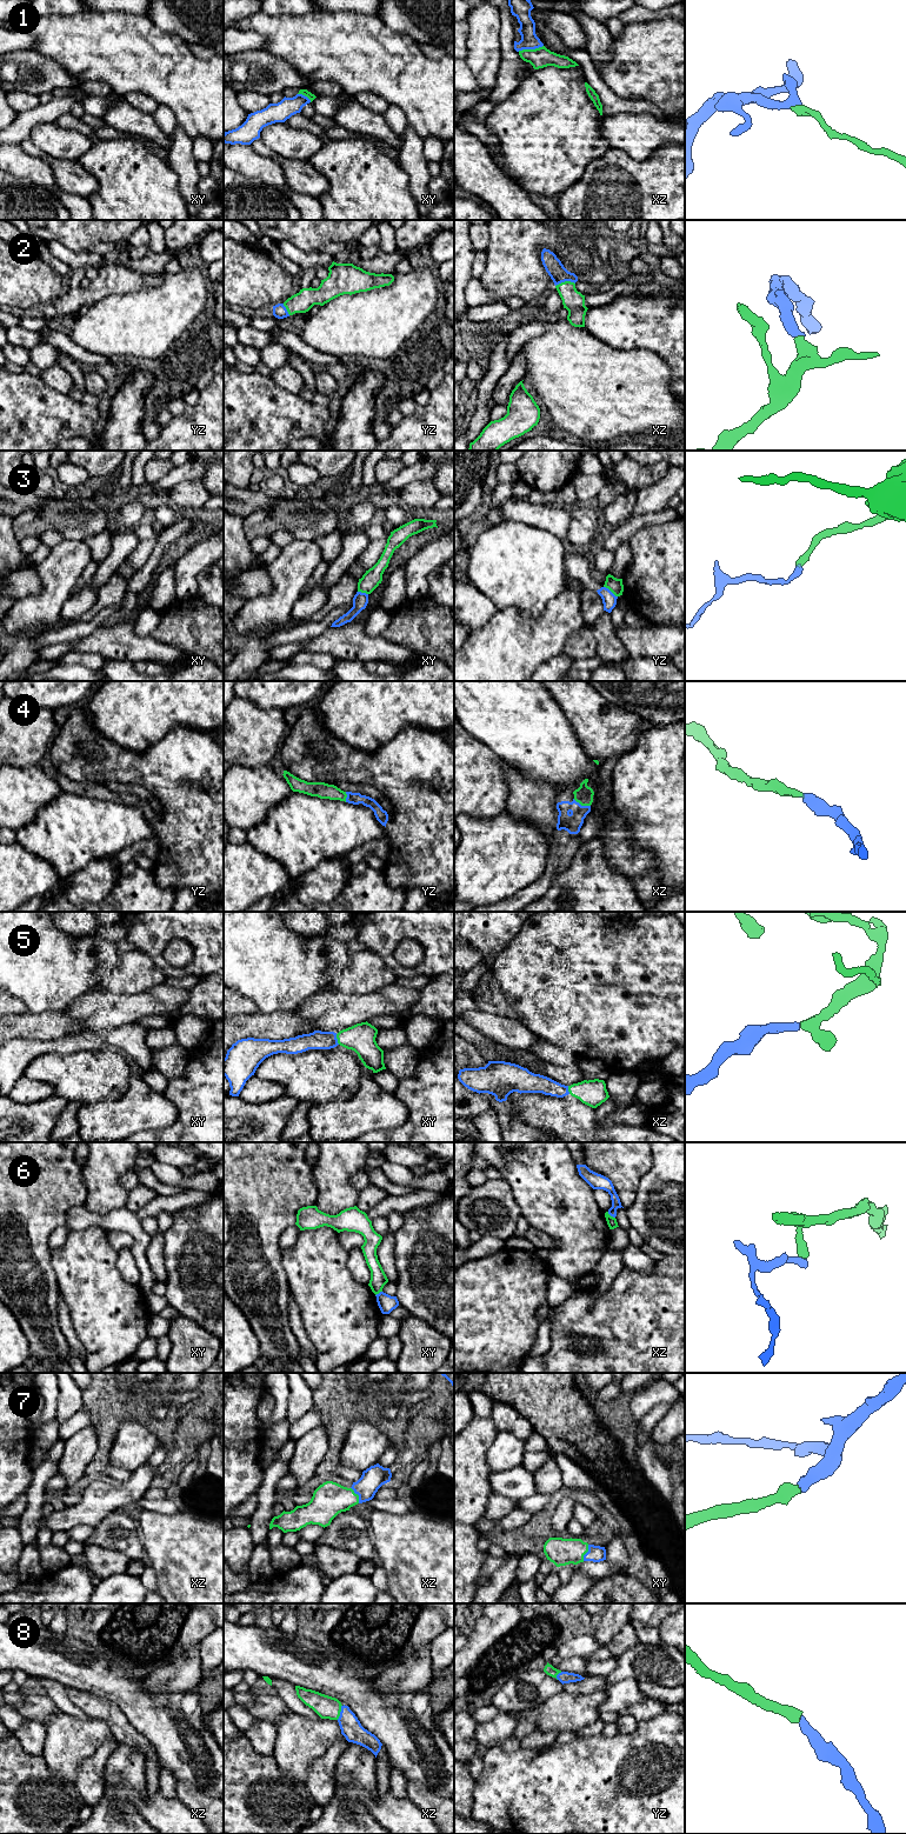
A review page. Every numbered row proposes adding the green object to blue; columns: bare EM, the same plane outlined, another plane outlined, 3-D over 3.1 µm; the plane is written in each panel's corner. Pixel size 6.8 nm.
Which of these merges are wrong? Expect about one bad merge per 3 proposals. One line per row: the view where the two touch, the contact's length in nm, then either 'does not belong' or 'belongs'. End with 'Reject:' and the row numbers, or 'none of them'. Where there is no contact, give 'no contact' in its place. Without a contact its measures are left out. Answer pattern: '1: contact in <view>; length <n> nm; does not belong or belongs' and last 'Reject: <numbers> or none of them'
1: contact in xz; length 180 nm; does not belong
2: contact in xz; length 140 nm; belongs
3: contact in yz; length 120 nm; does not belong
4: contact in xz; length 130 nm; belongs
5: contact in xy; length 80 nm; belongs
6: contact in xz; length 70 nm; does not belong
7: contact in xz; length 130 nm; belongs
8: contact in xz; length 110 nm; belongs
Reject: 1, 3, 6

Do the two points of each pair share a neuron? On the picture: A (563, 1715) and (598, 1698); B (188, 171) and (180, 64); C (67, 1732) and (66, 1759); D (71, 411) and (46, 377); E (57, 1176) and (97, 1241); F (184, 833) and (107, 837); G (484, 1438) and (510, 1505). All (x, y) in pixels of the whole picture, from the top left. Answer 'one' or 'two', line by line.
A: one
B: two
C: one
D: two
E: two
F: two
G: two

